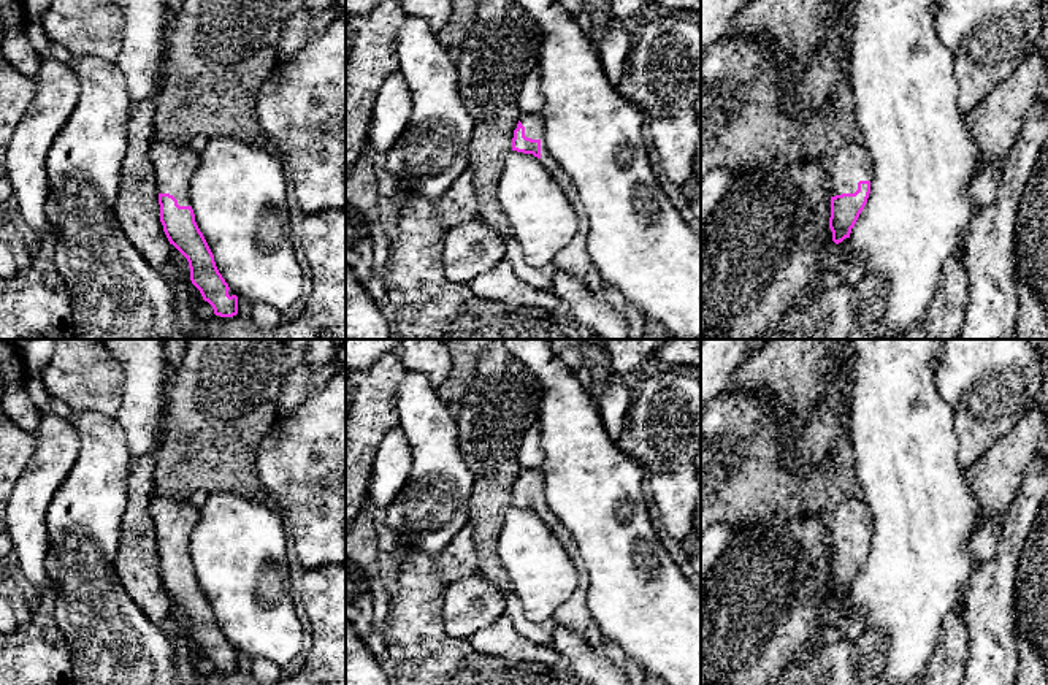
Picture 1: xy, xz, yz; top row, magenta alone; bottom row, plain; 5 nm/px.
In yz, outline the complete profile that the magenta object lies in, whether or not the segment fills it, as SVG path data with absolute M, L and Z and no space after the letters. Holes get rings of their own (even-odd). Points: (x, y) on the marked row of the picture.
M847 143L828 162L828 176L831 195L829 228L832 241L839 244L850 238L851 228L867 203L874 162L862 144Z

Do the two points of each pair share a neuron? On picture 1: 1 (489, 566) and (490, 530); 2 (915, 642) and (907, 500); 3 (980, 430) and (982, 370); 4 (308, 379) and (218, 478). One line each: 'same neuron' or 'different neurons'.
1: different neurons
2: same neuron
3: same neuron
4: same neuron

